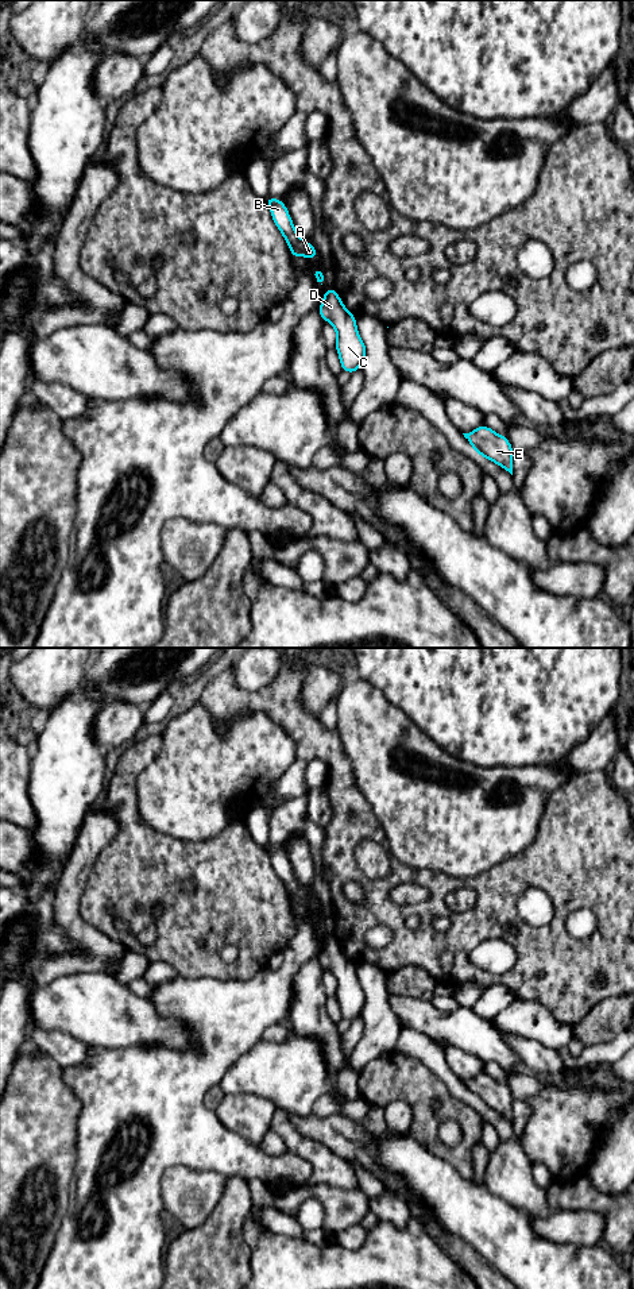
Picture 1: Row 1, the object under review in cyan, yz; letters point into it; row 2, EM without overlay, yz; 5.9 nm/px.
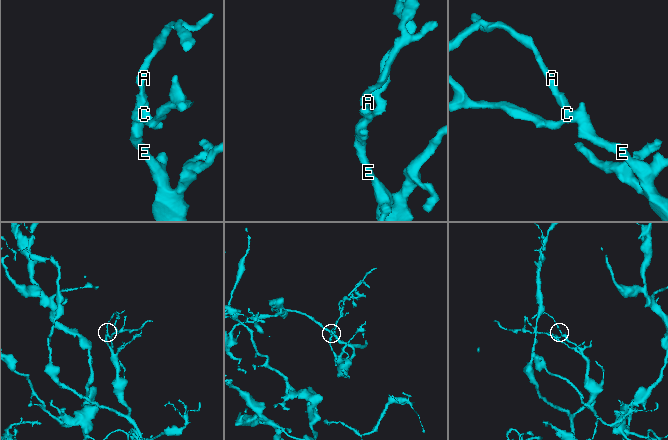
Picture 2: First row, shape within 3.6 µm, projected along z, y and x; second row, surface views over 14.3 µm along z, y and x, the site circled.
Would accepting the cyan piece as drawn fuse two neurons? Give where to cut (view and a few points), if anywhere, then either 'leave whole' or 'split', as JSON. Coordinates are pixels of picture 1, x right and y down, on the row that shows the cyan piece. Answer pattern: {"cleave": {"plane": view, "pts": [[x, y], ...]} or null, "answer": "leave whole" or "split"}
{"cleave": null, "answer": "leave whole"}

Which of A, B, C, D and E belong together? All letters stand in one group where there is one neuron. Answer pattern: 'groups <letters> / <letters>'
groups A B C D E

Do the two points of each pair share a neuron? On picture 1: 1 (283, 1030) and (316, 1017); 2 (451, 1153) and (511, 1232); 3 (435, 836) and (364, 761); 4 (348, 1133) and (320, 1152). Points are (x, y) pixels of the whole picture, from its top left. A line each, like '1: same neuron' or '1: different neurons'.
1: different neurons
2: different neurons
3: same neuron
4: different neurons

